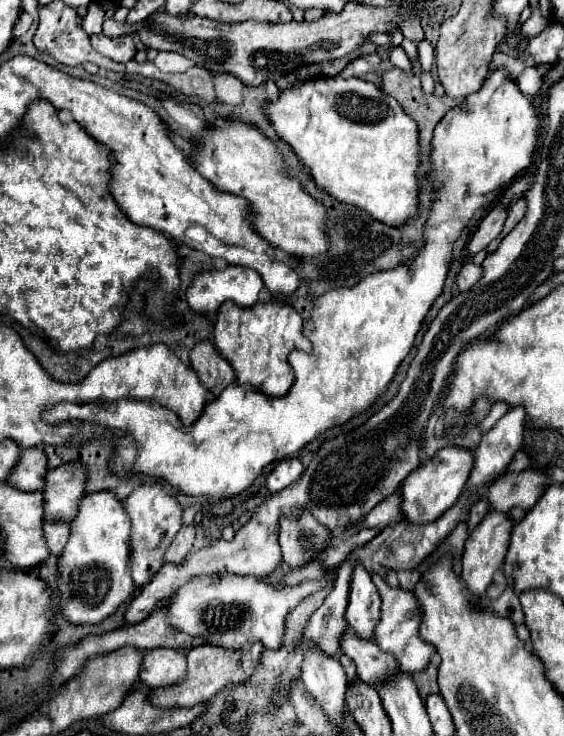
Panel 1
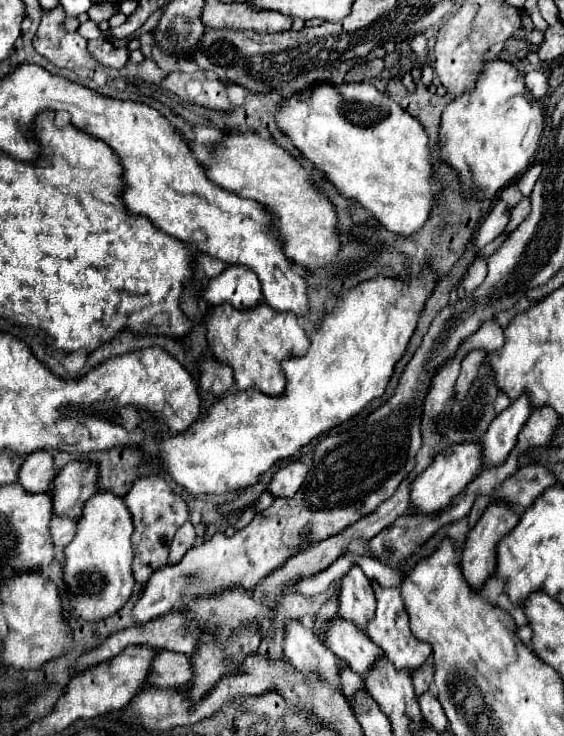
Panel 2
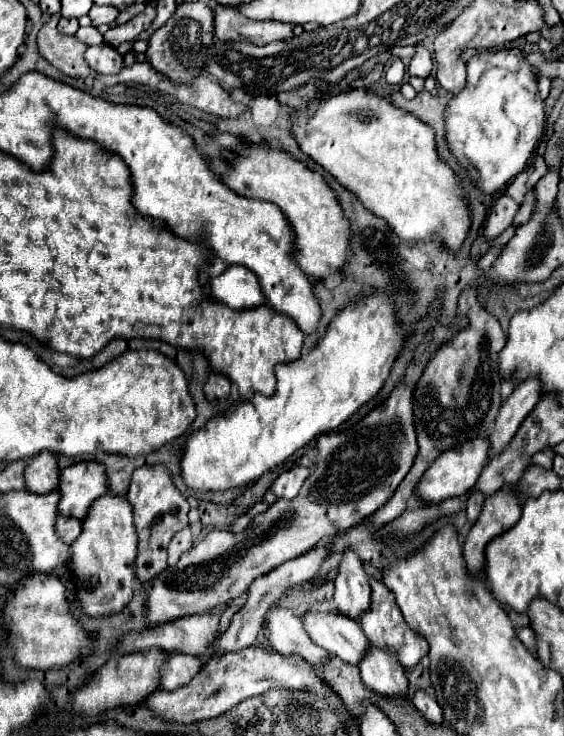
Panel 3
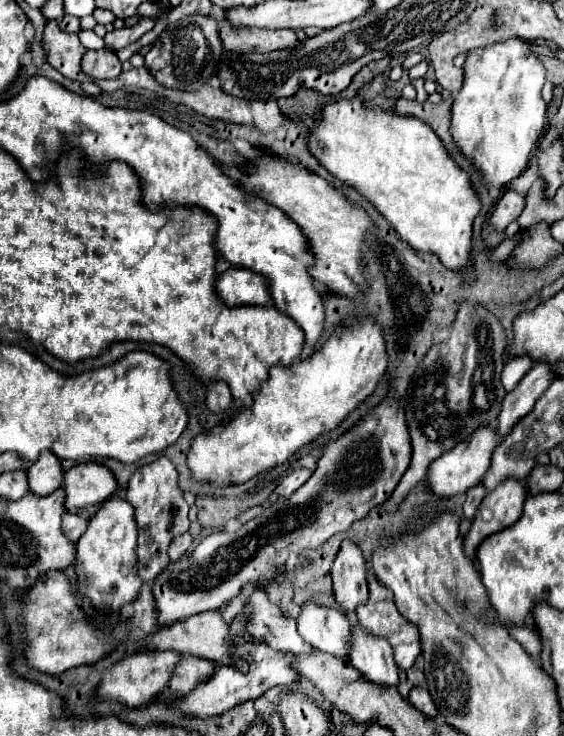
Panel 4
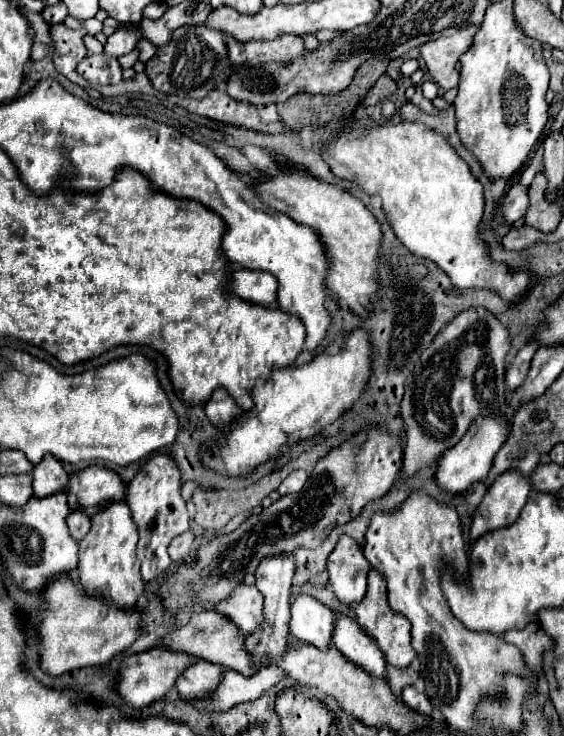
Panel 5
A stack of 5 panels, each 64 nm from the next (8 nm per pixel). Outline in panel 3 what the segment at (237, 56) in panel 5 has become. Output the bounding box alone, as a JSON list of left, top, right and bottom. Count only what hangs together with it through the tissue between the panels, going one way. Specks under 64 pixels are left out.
[214,6,294,46]

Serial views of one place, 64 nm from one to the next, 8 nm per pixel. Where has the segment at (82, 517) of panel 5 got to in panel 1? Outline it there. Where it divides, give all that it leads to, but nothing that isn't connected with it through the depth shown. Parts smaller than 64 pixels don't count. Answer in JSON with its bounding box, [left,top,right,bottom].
[46,522,70,556]

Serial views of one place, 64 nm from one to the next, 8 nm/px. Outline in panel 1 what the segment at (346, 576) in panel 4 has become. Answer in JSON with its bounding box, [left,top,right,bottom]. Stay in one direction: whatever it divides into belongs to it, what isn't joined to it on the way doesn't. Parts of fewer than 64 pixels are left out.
[346,566,380,638]

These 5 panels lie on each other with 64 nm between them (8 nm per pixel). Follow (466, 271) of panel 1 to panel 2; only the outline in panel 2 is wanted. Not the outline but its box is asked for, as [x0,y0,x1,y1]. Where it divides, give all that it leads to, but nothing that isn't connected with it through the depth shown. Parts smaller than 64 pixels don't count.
[462,258,486,296]

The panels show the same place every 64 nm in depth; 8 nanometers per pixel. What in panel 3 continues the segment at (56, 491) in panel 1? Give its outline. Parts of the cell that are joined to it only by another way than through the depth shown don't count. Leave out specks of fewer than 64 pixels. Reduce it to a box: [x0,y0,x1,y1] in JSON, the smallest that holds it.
[60,462,108,518]

